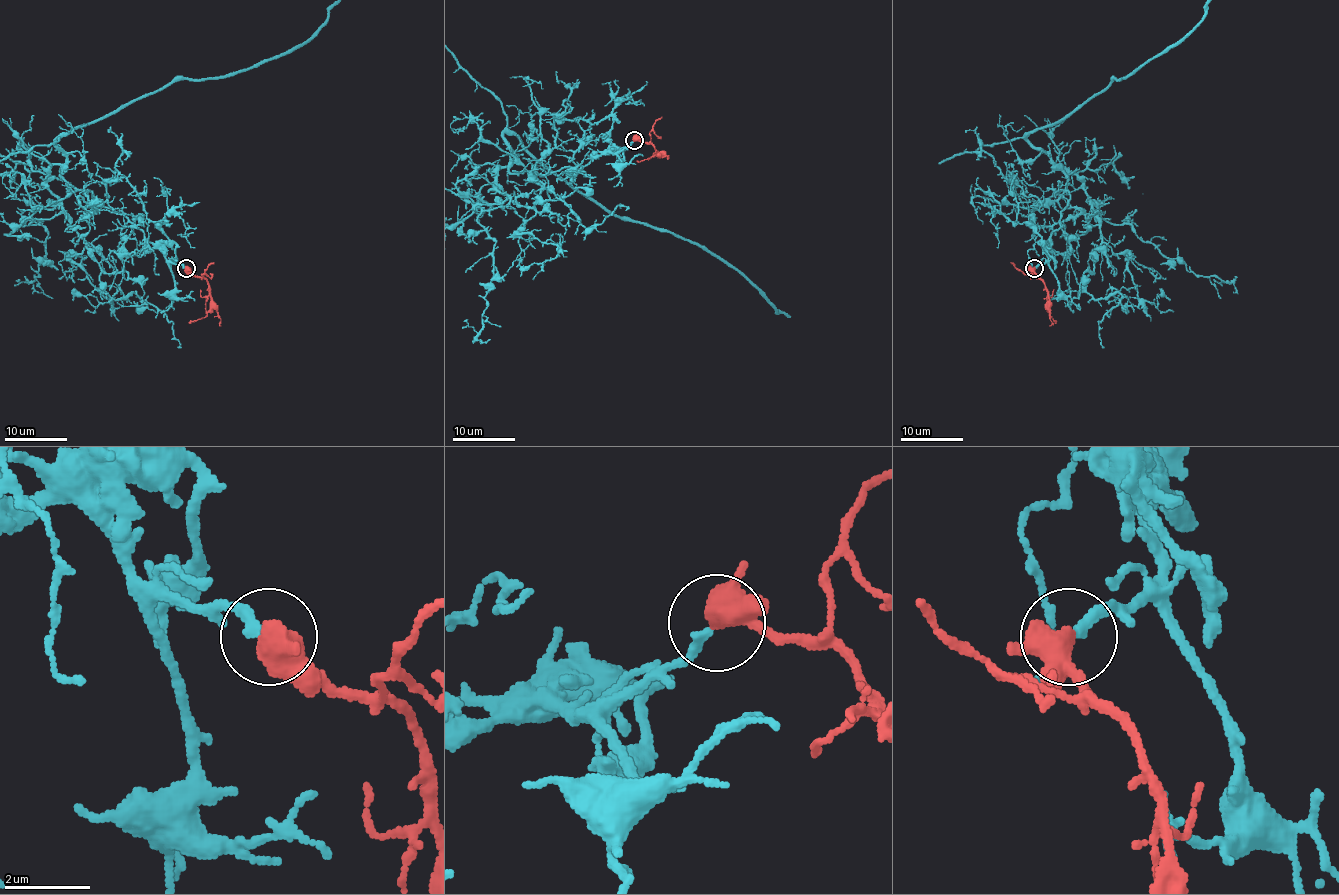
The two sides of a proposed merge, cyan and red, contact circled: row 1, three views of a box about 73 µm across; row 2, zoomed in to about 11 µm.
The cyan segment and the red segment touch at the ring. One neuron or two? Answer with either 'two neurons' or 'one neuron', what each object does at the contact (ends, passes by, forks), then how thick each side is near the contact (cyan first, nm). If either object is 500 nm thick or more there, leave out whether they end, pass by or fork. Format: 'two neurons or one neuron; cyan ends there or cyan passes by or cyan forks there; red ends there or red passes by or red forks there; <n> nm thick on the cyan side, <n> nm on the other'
one neuron; 260 nm thick on the cyan side, 550 nm on the other

